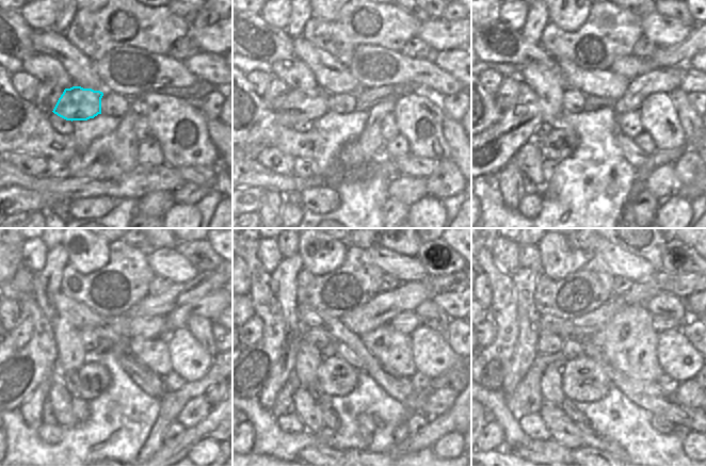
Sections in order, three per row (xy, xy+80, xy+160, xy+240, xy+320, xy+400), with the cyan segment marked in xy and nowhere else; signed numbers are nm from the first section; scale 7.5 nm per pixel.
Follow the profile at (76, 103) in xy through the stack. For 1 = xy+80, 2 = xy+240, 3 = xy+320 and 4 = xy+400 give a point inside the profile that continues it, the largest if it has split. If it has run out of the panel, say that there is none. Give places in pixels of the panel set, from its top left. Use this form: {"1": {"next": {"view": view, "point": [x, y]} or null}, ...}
{"1": {"next": {"view": "xy+80", "point": [297, 106]}}, "2": {"next": {"view": "xy+240", "point": [16, 379]}}, "3": {"next": {"view": "xy+320", "point": [254, 367]}}, "4": {"next": {"view": "xy+400", "point": [493, 360]}}}

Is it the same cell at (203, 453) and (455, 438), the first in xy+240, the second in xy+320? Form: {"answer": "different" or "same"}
{"answer": "same"}

